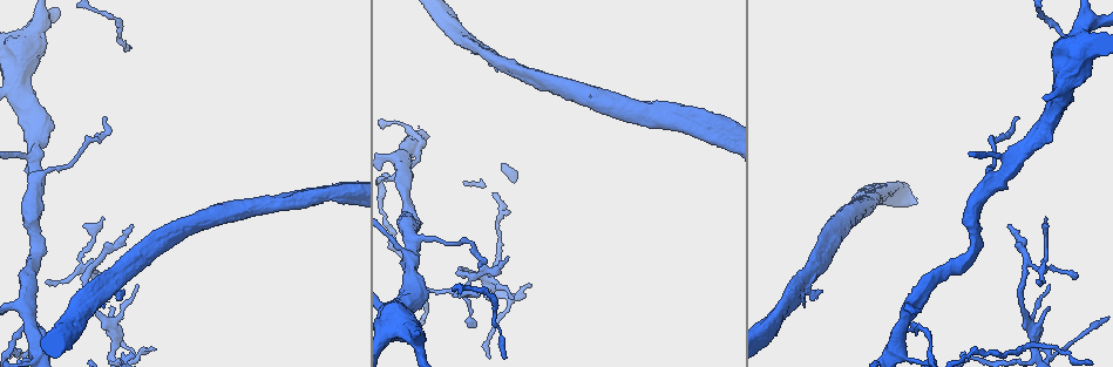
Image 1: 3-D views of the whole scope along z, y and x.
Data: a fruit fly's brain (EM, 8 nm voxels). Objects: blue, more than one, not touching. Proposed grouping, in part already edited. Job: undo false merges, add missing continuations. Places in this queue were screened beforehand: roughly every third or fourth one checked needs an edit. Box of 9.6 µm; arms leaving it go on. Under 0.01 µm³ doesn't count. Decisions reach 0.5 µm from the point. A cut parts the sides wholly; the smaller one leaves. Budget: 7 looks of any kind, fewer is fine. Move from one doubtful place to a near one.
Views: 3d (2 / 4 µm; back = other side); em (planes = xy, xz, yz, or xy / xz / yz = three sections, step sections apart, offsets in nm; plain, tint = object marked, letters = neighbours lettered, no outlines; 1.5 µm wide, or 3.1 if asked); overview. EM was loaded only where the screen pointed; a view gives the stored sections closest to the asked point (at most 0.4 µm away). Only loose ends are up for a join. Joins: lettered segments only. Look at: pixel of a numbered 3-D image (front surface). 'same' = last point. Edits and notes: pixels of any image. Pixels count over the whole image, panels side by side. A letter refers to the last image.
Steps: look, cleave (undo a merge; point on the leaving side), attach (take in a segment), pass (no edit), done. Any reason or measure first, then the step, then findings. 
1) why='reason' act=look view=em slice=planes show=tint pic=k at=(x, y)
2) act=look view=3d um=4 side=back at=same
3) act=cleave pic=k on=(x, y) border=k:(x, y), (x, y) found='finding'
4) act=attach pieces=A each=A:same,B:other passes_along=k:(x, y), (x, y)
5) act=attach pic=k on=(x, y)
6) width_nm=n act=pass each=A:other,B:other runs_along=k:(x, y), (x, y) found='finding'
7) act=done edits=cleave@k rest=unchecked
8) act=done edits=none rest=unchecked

why='thick turns thin' act=look view=em slice=xz step=8 show=tint pic=1 at=(991, 156)

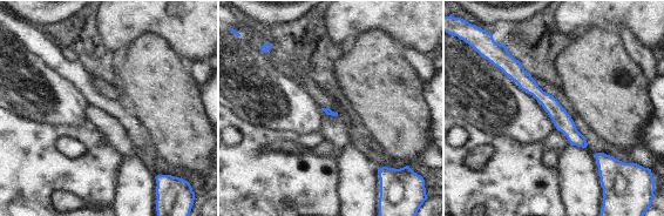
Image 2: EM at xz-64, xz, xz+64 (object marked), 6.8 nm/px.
why='another direction' act=look view=em slice=planes show=letters at=same

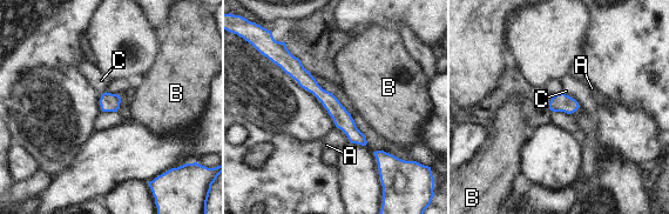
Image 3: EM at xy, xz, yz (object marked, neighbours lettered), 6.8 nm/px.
act=pass each=A:other,B:other,C:other runs_along=3:(290, 59), (291, 65), (363, 141) found='all the same neuron'

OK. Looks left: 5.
why='sharp bend' act=look view=em slice=planes show=letters pic=1 at=(992, 139)

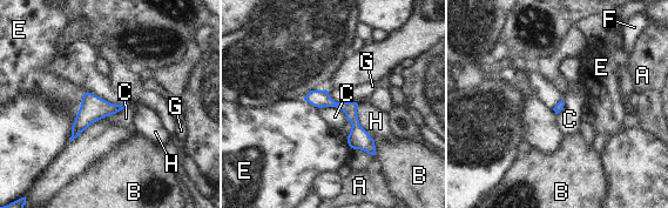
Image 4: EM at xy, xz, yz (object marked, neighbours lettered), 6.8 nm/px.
act=pass each=A:other,B:other,C:other,E:other,F:other,G:other,H:other runs_along=4:(311, 94), (343, 106), (372, 151) found='one neuron here'

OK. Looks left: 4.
why='thin end' act=look view=3d um=4 pic=1 at=(101, 218)

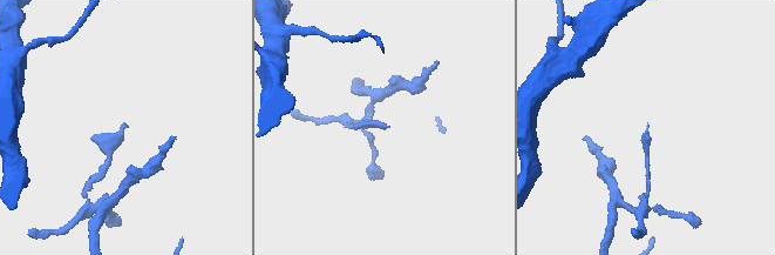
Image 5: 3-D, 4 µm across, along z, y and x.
act=look view=em slice=yz step=8 show=letters pic=5 at=(385, 127)

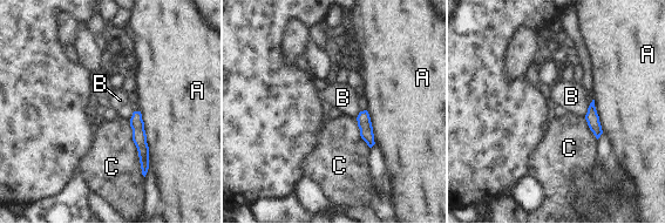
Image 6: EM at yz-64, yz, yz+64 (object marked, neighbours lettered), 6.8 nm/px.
act=pass each=A:other,B:other,C:other runs_along=6:(136, 114), (144, 169) found='no lettered segment goes on from it'

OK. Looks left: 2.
act=done edits=none rest=unchecked

